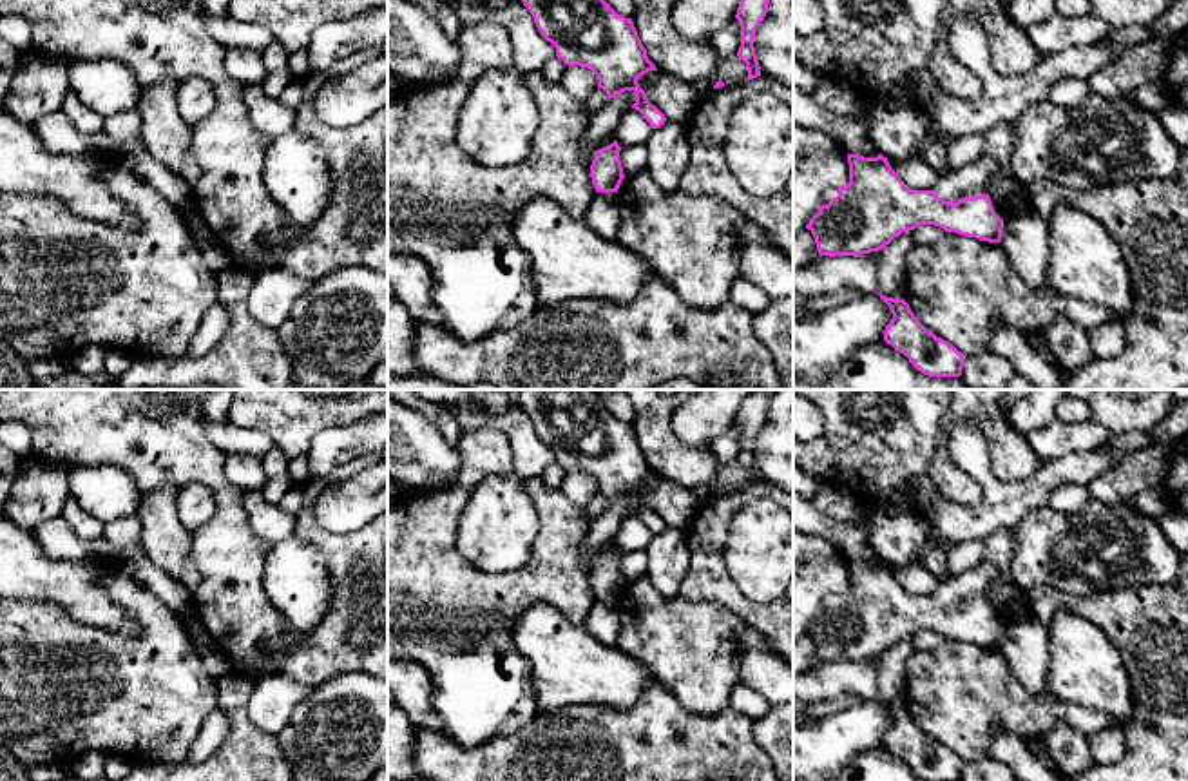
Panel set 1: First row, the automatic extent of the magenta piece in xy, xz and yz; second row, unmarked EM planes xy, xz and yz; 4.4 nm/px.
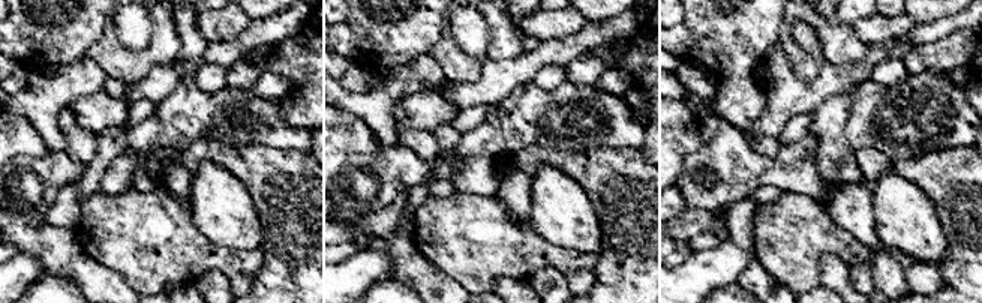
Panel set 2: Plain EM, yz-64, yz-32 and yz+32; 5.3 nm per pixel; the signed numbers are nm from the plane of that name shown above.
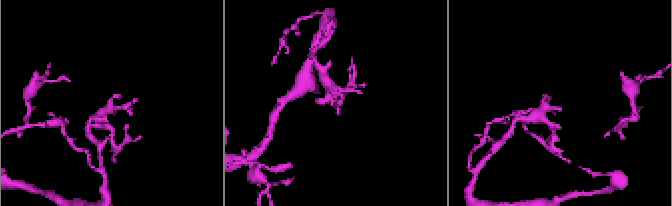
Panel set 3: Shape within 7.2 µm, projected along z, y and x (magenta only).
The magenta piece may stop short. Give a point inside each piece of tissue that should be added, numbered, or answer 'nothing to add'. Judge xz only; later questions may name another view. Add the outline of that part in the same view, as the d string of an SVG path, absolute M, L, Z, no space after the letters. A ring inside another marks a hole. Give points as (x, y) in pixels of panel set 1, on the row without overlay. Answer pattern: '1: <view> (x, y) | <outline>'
nothing to add

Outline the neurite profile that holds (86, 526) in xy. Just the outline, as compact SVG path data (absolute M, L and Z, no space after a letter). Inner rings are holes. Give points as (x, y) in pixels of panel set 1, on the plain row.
M72 497L63 506L62 516L81 540L98 540L103 536L105 522L89 515Z

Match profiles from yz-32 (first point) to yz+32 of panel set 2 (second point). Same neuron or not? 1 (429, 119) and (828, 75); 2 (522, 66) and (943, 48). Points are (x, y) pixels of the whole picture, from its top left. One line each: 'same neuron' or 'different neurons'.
1: different neurons
2: different neurons

